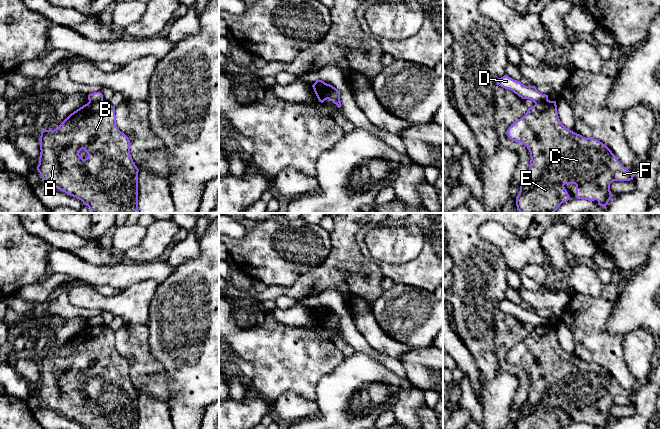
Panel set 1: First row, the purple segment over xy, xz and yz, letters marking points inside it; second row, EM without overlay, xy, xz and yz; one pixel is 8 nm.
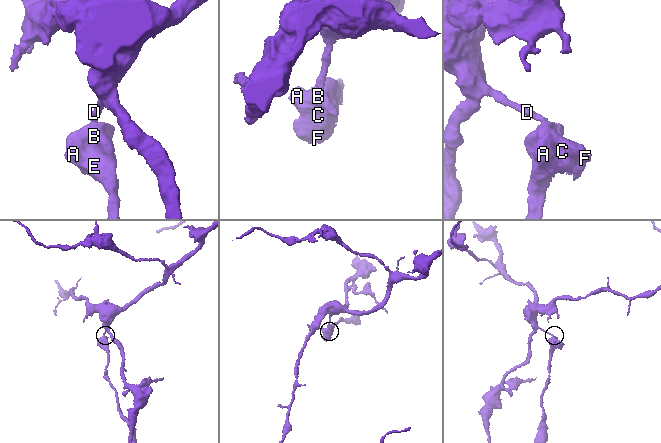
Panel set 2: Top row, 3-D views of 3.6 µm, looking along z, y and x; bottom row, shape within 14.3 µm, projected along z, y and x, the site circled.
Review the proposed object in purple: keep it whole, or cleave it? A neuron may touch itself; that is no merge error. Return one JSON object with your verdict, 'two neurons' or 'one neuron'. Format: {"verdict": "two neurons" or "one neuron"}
{"verdict": "two neurons"}

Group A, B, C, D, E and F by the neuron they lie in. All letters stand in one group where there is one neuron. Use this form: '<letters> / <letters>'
A B C E F / D

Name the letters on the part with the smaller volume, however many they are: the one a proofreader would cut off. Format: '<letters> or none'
A, B, C, E, F

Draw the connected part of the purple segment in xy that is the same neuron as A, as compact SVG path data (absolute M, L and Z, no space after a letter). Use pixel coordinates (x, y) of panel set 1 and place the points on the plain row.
M106 325L88 326L73 337L71 337L60 349L54 354L43 354L40 360L40 381L37 390L43 405L65 416L66 418L81 424L84 429L138 429L138 396L139 393L133 386L130 378L130 364L121 356L116 349L115 331Z

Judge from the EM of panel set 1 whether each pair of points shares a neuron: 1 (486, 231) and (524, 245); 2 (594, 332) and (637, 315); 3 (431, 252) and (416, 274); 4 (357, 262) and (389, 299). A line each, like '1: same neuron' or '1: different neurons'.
1: same neuron
2: different neurons
3: same neuron
4: different neurons

